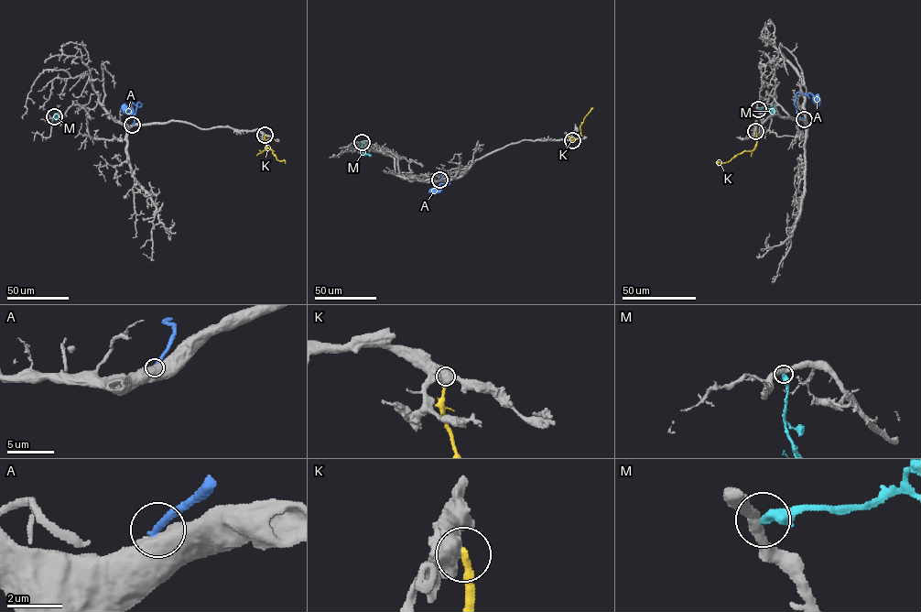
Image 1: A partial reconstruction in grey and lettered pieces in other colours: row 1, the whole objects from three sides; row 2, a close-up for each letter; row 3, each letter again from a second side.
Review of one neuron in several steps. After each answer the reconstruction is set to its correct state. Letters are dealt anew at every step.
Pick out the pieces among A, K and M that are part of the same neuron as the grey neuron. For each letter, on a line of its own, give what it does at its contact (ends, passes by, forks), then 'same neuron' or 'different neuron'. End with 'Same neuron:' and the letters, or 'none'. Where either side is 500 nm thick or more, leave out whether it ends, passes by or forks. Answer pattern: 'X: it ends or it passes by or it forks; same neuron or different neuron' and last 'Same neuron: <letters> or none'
A: same neuron
K: different neuron
M: it ends; different neuron
Same neuron: A

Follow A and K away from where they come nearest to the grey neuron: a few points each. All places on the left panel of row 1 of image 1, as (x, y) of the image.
A: (132, 125), (136, 103), (141, 104), (136, 106), (132, 103), (130, 108), (122, 109)
K: (265, 135), (266, 146), (273, 151), (277, 160), (285, 160), (285, 163)

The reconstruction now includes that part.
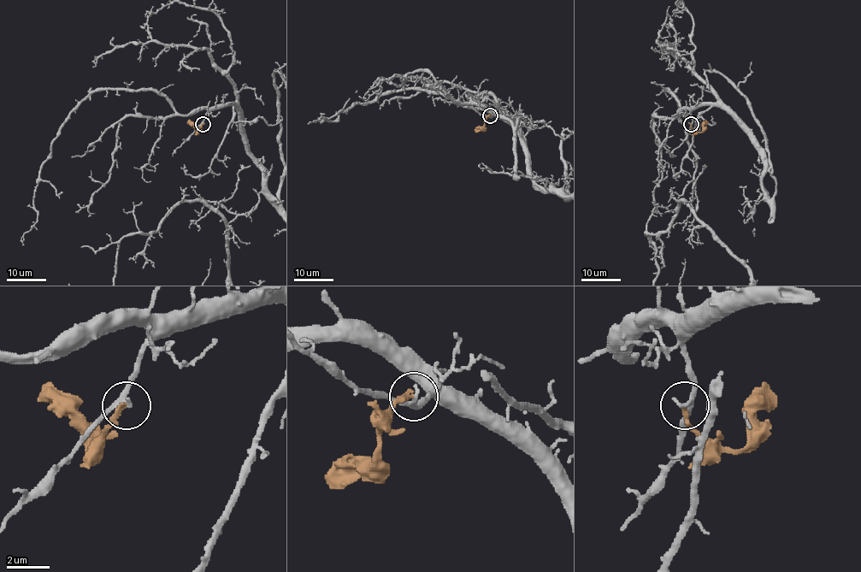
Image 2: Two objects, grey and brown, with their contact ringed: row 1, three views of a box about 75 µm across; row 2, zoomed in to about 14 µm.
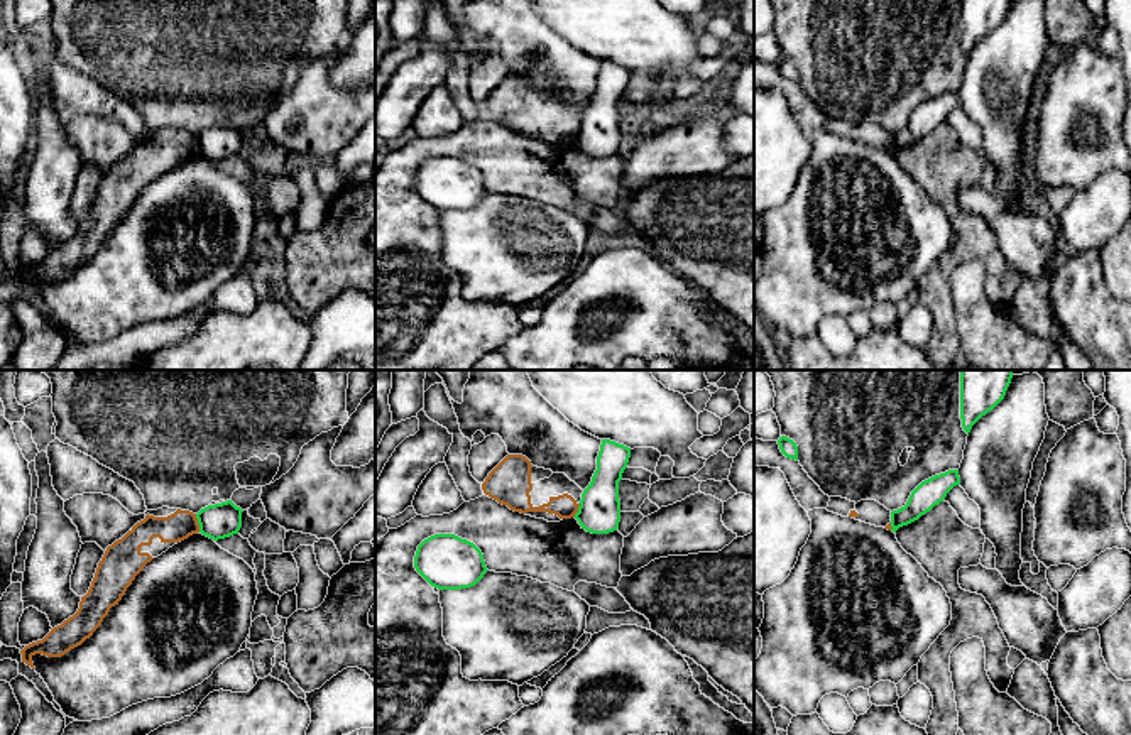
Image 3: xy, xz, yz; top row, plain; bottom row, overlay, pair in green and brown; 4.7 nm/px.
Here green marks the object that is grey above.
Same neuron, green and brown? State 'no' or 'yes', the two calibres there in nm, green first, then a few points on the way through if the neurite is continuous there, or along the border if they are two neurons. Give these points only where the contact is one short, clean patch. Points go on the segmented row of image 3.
no; 170 nm thick on the green side, 140 nm on the other; border along xy (195, 514), (200, 531)

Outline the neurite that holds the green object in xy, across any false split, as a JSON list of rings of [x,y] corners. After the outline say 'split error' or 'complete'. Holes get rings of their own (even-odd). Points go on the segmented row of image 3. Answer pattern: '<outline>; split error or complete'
[[[232,500],[208,505],[196,514],[199,532],[213,541],[238,534],[242,512]]]; complete

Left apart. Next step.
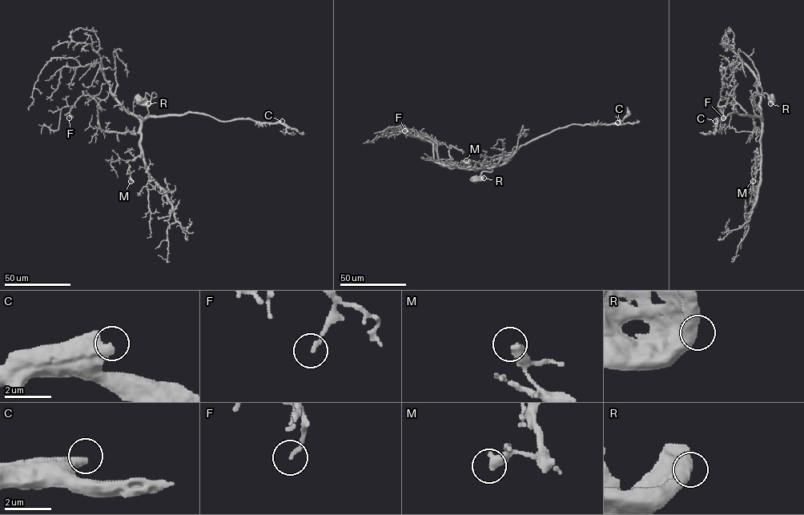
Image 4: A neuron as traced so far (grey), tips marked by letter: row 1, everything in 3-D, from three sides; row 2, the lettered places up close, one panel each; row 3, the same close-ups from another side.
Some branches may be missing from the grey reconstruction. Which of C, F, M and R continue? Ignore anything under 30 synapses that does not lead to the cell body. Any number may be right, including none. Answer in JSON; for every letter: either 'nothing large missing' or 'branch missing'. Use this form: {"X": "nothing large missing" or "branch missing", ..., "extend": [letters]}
{"C": "branch missing", "F": "nothing large missing", "M": "nothing large missing", "R": "nothing large missing", "extend": ["C"]}

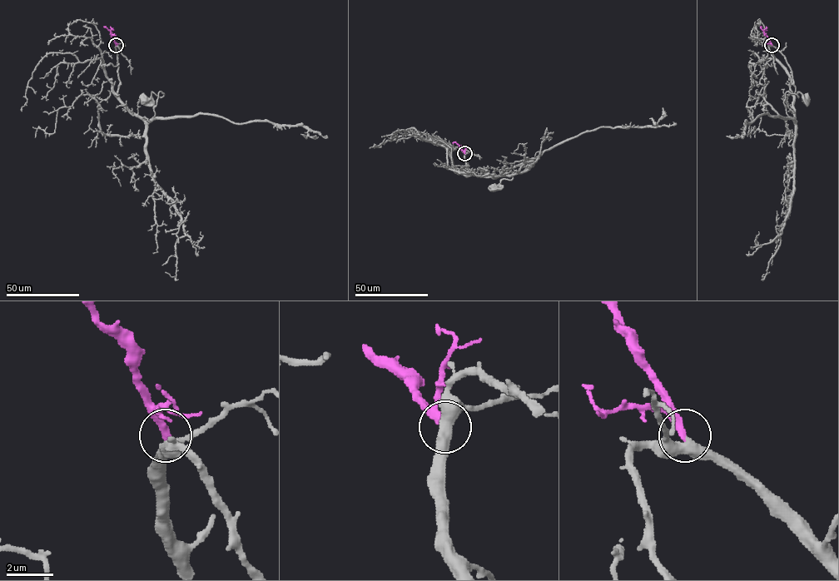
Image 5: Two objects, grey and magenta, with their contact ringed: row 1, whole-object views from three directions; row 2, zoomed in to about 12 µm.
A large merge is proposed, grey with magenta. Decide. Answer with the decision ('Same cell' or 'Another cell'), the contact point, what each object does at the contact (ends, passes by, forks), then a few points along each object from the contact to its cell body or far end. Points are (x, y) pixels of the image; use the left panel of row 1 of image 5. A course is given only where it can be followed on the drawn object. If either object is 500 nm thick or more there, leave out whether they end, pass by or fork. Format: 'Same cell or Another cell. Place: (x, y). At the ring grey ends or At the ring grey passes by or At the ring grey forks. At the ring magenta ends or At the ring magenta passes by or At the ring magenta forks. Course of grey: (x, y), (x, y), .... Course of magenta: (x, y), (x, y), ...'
Same cell. Place: (116, 45). At the ring grey passes by. At the ring magenta ends. Course of grey: (116, 45), (119, 100), (150, 119), (158, 93), (163, 94), (159, 97), (152, 92), (145, 100). Course of magenta: (116, 45), (110, 32), (104, 27)

